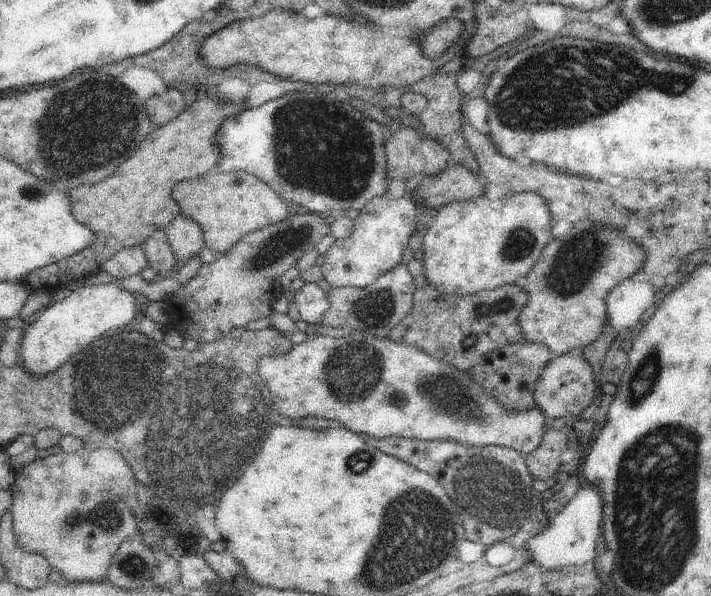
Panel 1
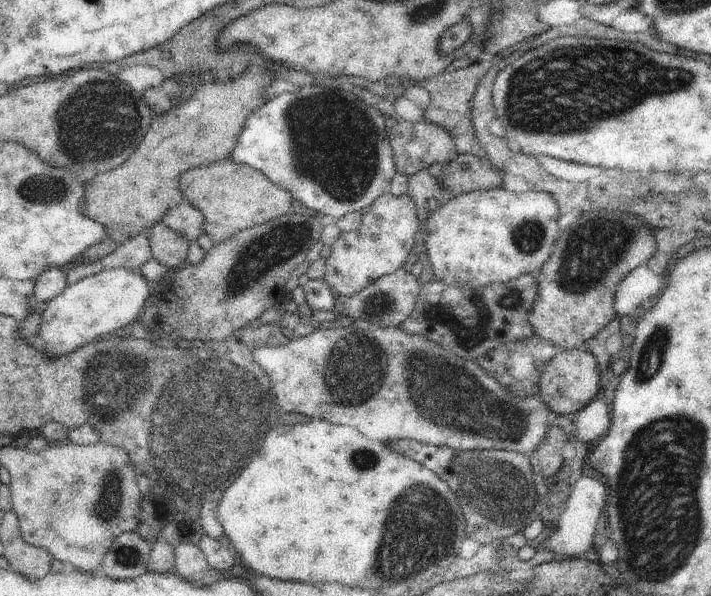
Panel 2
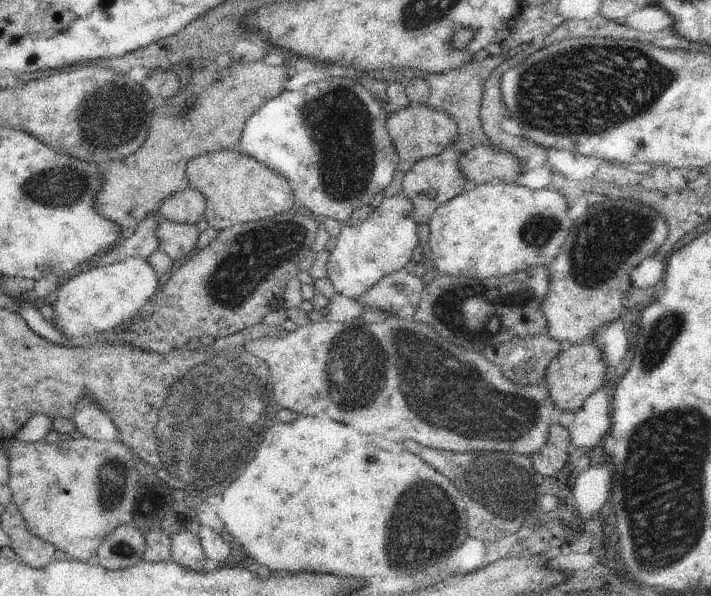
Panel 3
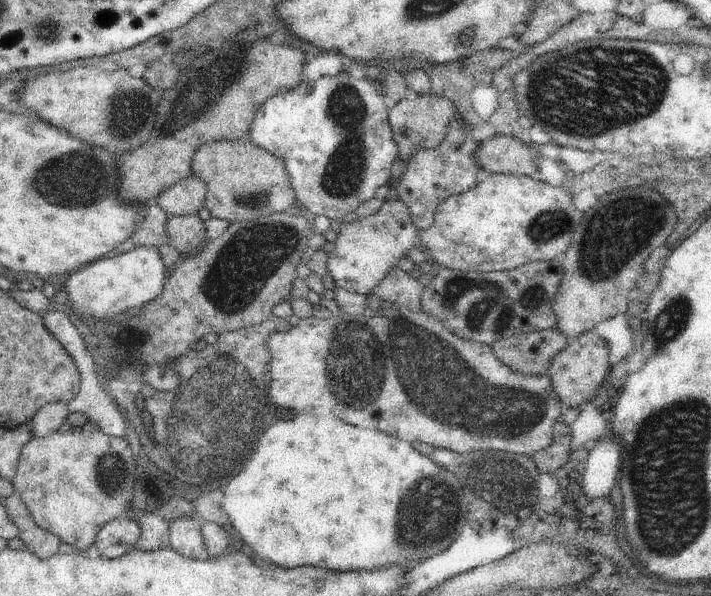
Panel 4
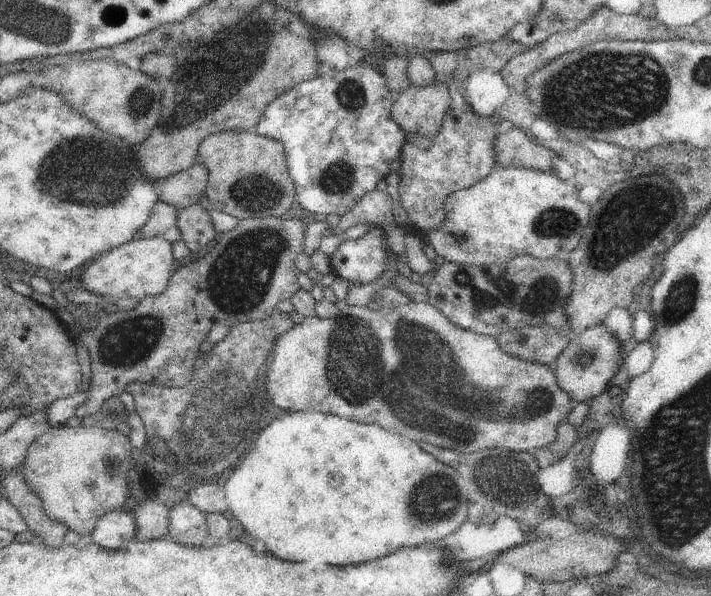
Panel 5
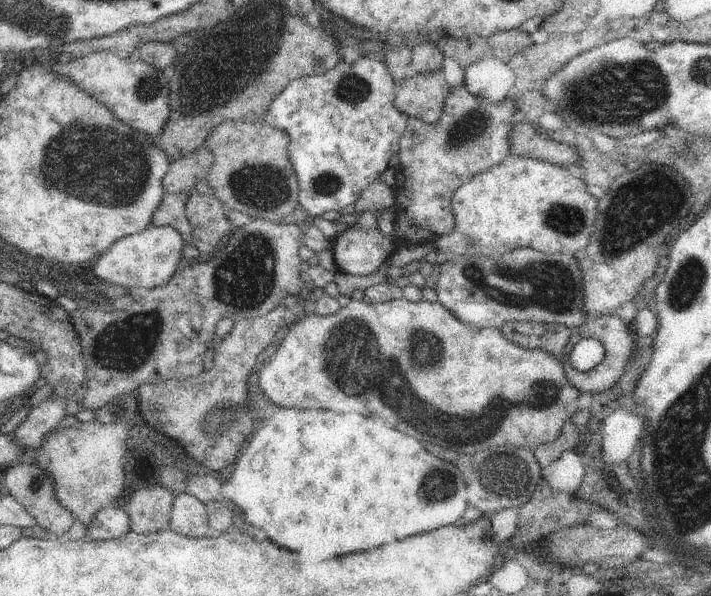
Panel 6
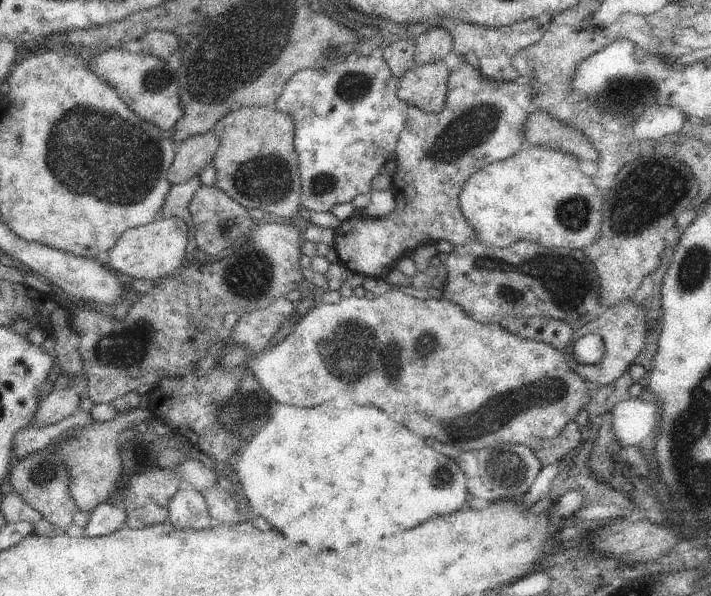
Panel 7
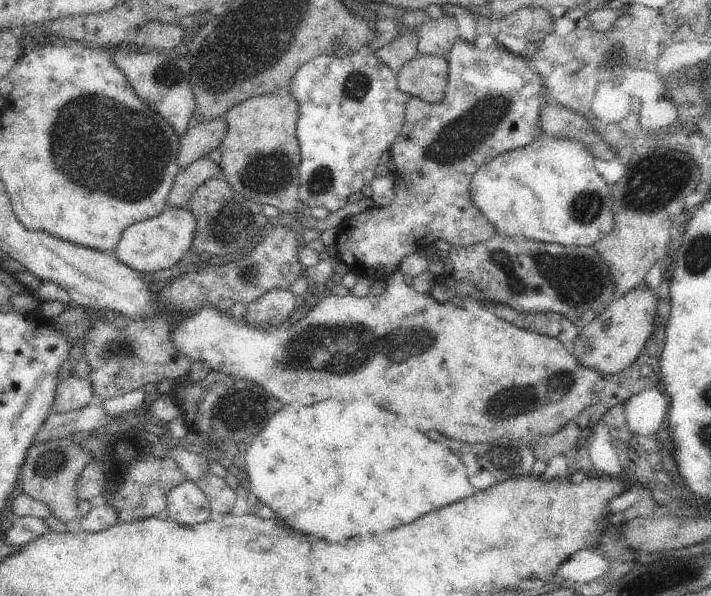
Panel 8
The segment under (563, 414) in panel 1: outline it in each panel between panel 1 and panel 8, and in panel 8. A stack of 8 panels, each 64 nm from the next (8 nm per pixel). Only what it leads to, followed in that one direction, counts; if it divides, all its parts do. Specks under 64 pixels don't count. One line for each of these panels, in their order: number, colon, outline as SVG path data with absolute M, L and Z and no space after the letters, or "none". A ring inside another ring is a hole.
2: M583 346L581 348L573 348L573 350L567 350L567 352L561 352L557 354L545 368L543 368L543 374L539 378L539 394L541 394L541 400L549 406L549 410L553 412L553 416L557 414L577 414L579 410L583 410L585 404L589 404L589 400L593 396L597 396L597 390L599 390L599 368L597 368L597 360L591 352L587 352Z
3: M591 334L581 344L573 344L565 352L559 352L549 362L549 368L543 376L543 382L551 392L551 400L557 406L557 412L563 412L563 410L577 412L587 402L587 398L593 396L601 388L603 374L605 374L603 352L593 344L593 334Z
4: M597 330L581 334L575 342L569 342L551 362L551 366L545 370L547 376L553 382L553 390L563 402L563 408L579 408L589 398L597 396L605 388L605 378L609 374L609 344L603 336L599 336Z
5: M601 322L599 326L591 326L587 328L585 332L579 332L579 334L573 334L569 344L565 346L565 350L559 354L559 358L549 366L553 372L555 372L555 378L557 378L557 384L561 390L565 390L569 394L569 398L577 404L579 402L587 402L591 400L593 396L601 396L607 388L609 388L609 382L611 378L619 372L623 364L623 352L621 352L621 342L617 340L617 336L605 326L605 322ZM581 352L593 352L595 354L595 360L589 364L589 366L581 366L577 362L579 354Z
6: M613 312L613 314L609 314L609 316L601 316L601 318L597 318L597 320L591 320L591 322L587 322L587 324L579 326L575 332L571 332L571 338L569 338L567 346L563 348L563 352L561 352L559 356L561 356L561 364L563 364L563 370L565 370L567 380L569 380L577 390L581 390L581 394L583 394L583 392L597 394L597 392L601 392L601 390L607 390L607 388L623 374L623 370L629 370L631 358L633 358L633 354L637 352L637 334L635 334L633 324L635 324L635 322L625 324L625 320L623 320L623 318L617 318L617 314ZM583 338L595 338L595 340L599 340L601 346L603 346L603 350L605 350L605 356L603 356L603 360L601 360L595 368L585 370L585 372L579 372L579 370L573 368L573 364L571 364L571 350L573 350L573 346L575 346L579 340L583 340Z
7: M633 298L627 300L627 302L619 302L615 306L611 306L609 310L605 310L603 314L599 314L595 320L591 320L589 324L585 324L583 328L579 328L571 338L569 338L569 344L567 348L563 350L563 356L567 358L569 362L569 368L573 372L577 372L579 376L583 376L587 380L587 384L591 388L599 388L599 386L609 386L609 384L615 384L613 380L617 380L623 370L635 360L635 356L639 354L639 350L643 348L643 340L647 336L645 328L647 328L647 306L643 304L633 304ZM589 334L595 334L601 338L603 342L603 348L605 348L605 354L601 356L601 360L597 364L589 364L589 366L583 366L581 362L575 360L575 354L573 354L573 346L577 344L579 338L583 336L589 336Z
8: M641 282L625 296L615 298L587 328L579 332L577 340L571 344L573 352L581 354L579 362L583 366L599 370L603 378L607 378L609 374L617 374L619 370L633 364L639 352L643 350L653 330L655 316L657 316L657 296L645 286L645 282Z

